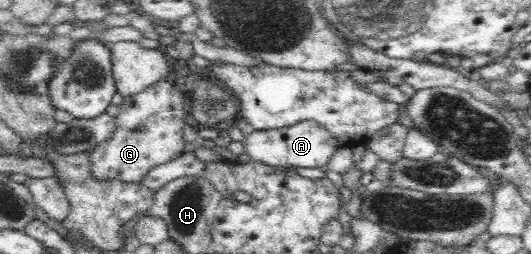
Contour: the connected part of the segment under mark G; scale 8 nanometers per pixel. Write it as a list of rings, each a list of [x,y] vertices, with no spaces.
[[[162,79],[147,86],[138,94],[123,97],[123,103],[114,116],[116,117],[116,130],[112,130],[112,136],[106,142],[100,142],[98,146],[94,146],[92,150],[88,151],[95,180],[99,180],[99,182],[102,182],[102,180],[120,180],[122,183],[141,183],[146,174],[154,168],[178,158],[184,152],[184,146],[186,146],[182,137],[182,128],[186,124],[184,118],[188,115],[185,110],[184,95],[175,84],[173,85],[166,79]]]

